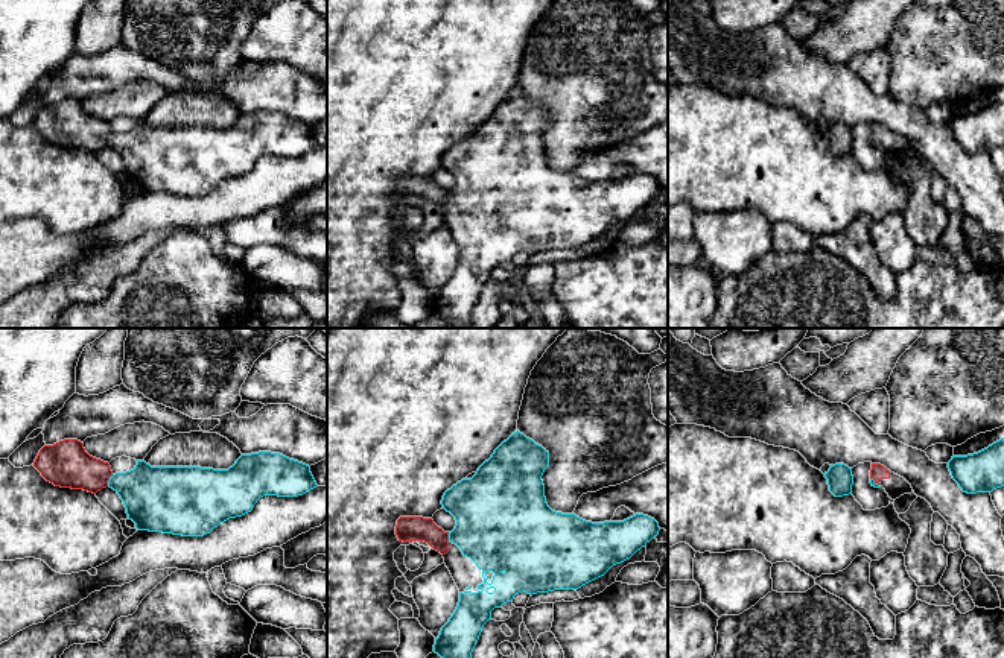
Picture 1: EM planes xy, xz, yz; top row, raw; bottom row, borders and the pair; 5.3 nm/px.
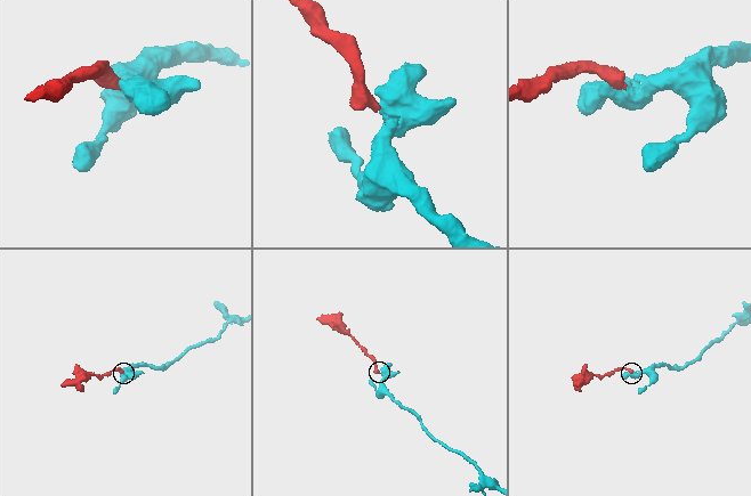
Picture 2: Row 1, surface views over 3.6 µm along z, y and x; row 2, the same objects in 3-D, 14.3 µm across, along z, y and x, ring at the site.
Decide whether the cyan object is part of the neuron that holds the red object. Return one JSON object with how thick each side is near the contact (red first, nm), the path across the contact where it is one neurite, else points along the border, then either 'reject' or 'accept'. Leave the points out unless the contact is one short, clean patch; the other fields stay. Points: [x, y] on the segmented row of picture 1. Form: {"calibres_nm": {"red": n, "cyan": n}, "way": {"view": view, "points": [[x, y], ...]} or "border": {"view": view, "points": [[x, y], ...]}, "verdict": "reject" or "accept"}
{"calibres_nm": {"red": 240, "cyan": 320}, "way": {"view": "xy", "points": [[66, 464], [108, 479], [140, 488], [152, 496]]}, "verdict": "accept"}

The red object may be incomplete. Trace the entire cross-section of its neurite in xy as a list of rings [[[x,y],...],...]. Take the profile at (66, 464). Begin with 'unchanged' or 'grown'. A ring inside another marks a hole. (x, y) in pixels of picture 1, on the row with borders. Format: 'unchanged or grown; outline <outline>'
grown; outline [[[64,439],[44,445],[33,467],[55,486],[93,494],[110,486],[123,500],[128,518],[138,530],[183,536],[210,533],[221,523],[251,512],[263,495],[298,497],[318,486],[309,465],[271,451],[242,454],[228,470],[151,467],[145,460],[137,460],[134,470],[114,474],[110,463],[90,456],[81,441]]]

